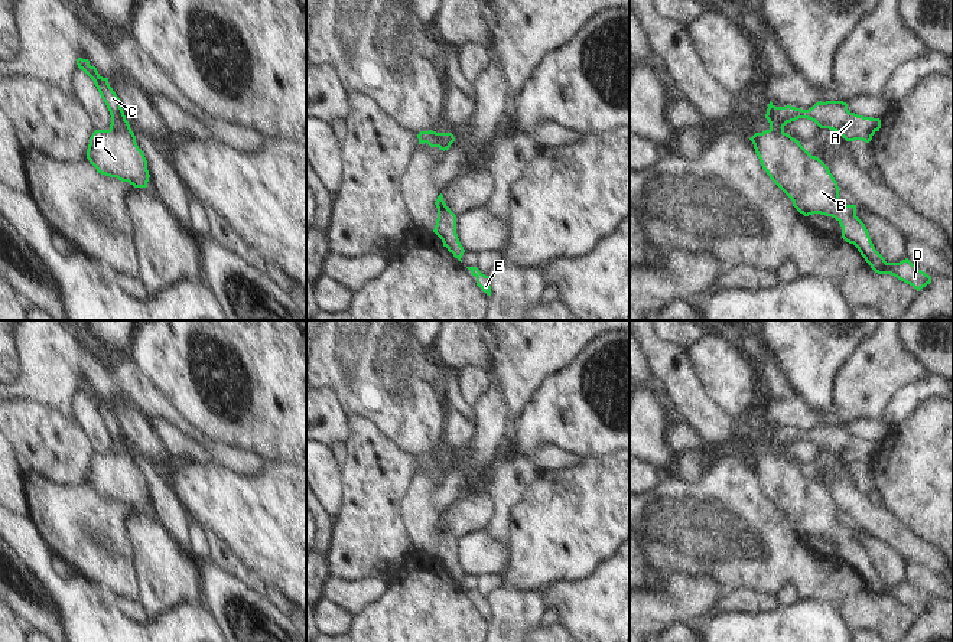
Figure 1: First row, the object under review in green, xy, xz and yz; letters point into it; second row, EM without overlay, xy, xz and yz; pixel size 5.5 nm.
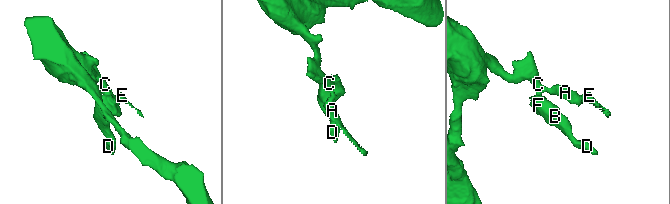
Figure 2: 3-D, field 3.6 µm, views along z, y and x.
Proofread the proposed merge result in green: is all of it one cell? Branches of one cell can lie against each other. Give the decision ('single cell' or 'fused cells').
fused cells

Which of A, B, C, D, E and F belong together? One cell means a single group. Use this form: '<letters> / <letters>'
A C E / B D F

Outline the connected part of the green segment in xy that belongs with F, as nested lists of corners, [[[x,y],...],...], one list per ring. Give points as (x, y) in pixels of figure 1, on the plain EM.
[[[131,452],[95,453],[90,460],[87,482],[98,496],[147,511],[147,483],[136,466]]]

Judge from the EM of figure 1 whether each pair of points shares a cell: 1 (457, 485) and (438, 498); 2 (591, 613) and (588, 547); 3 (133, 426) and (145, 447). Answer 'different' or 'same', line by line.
1: same
2: different
3: same

